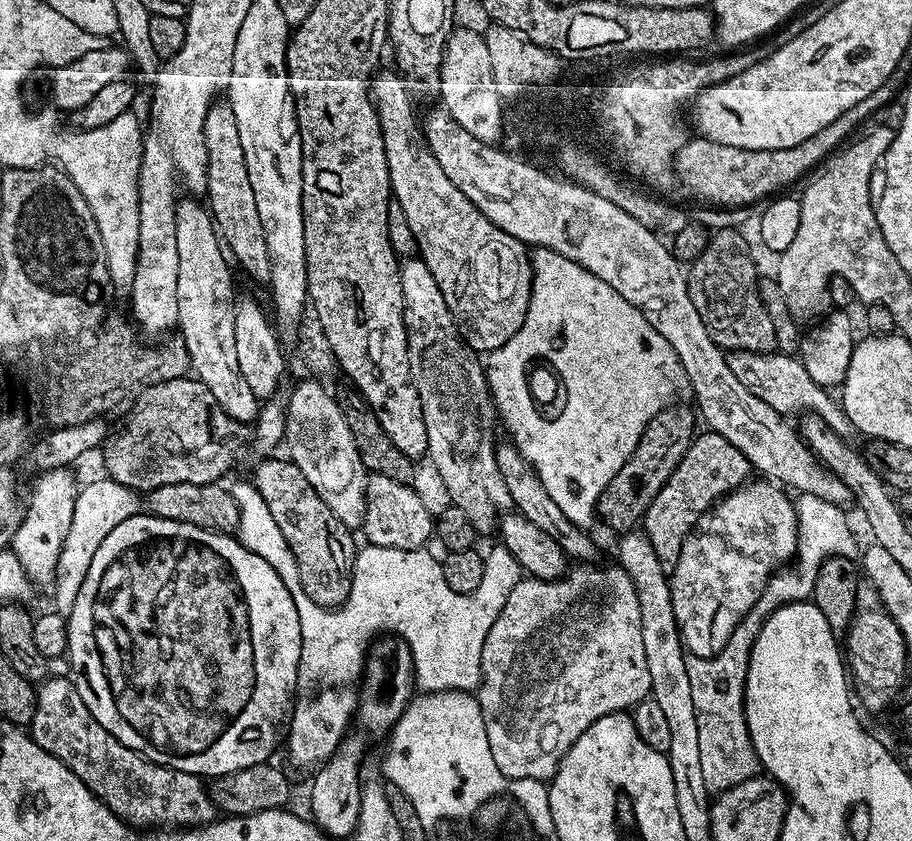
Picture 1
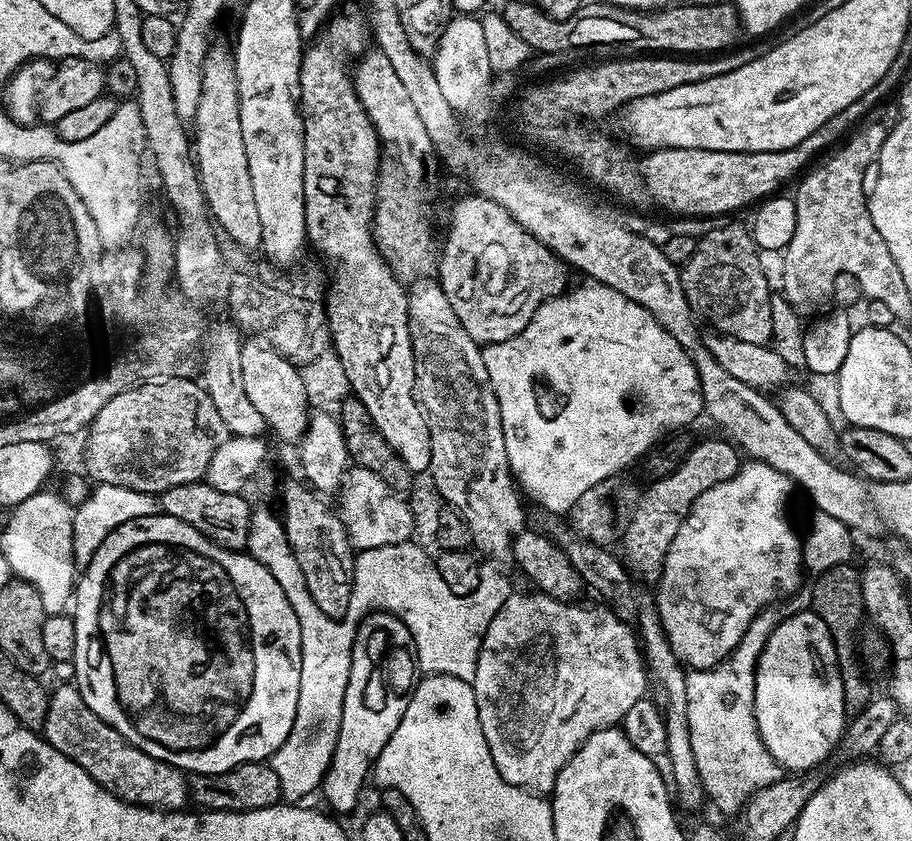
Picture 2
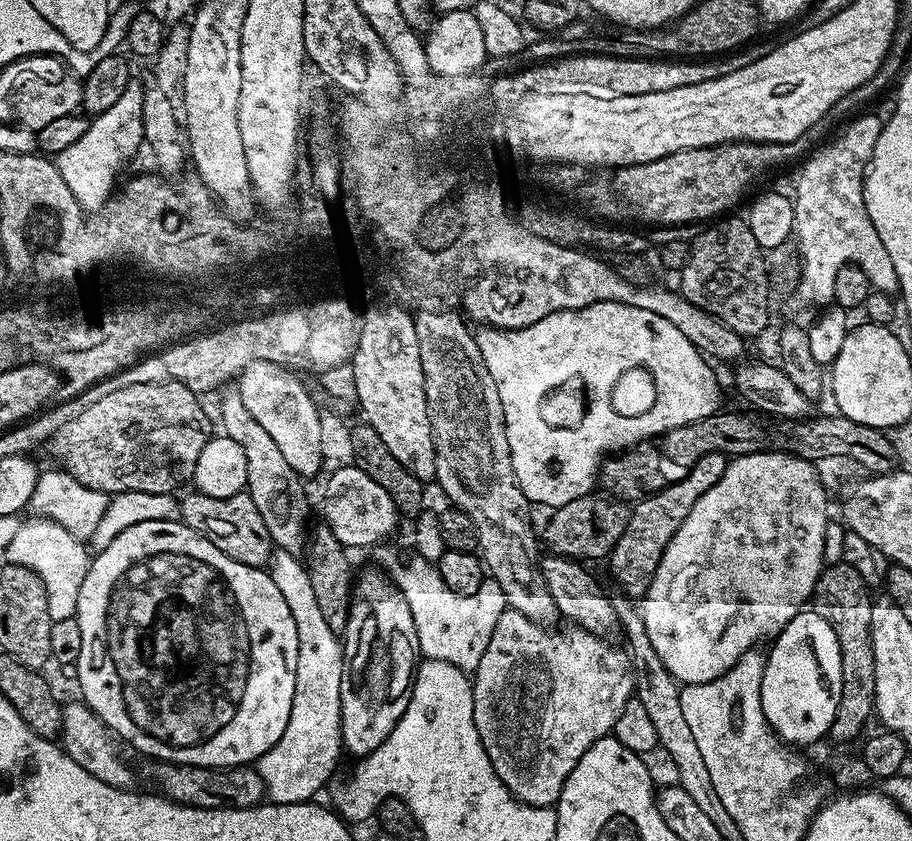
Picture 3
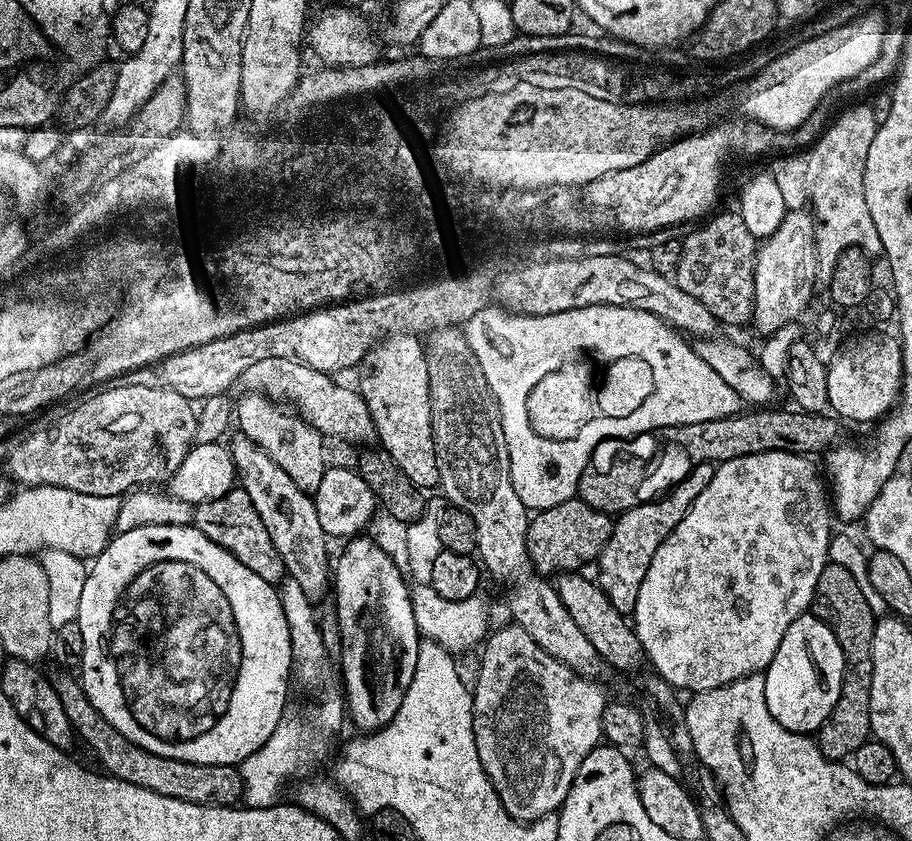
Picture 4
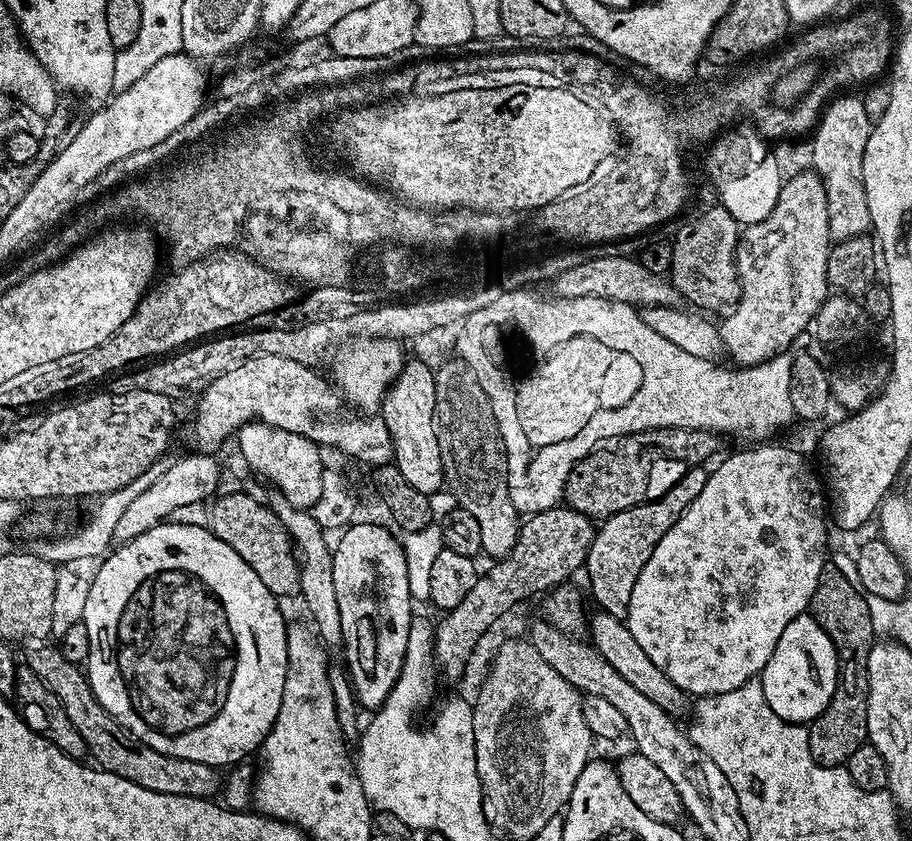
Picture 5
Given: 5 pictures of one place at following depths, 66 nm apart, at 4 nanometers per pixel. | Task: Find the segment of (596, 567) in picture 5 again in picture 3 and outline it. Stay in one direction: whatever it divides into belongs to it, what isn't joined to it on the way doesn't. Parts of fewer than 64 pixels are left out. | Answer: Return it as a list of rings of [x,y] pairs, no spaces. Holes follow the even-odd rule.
[[[722,452],[706,454],[698,458],[698,462],[692,467],[690,474],[686,474],[686,478],[667,484],[655,494],[645,496],[631,509],[626,530],[622,530],[622,538],[618,538],[610,557],[612,576],[620,587],[617,589],[623,595],[631,598],[633,602],[643,601],[670,538],[674,538],[678,526],[682,526],[694,502],[698,502],[698,498],[706,494],[706,490],[710,490],[710,486],[714,486],[718,478],[722,478],[722,474],[726,474],[728,461],[729,457]]]

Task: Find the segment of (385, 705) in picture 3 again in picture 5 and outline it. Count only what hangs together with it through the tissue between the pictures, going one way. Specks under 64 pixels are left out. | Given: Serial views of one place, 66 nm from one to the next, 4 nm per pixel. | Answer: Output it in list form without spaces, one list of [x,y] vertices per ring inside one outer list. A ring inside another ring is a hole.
[[[353,522],[339,533],[340,541],[335,541],[332,548],[332,573],[334,574],[334,595],[338,598],[338,618],[342,618],[342,638],[344,647],[342,654],[348,658],[348,670],[352,674],[352,688],[356,691],[356,700],[364,708],[380,709],[387,700],[387,696],[394,690],[395,683],[403,670],[403,660],[406,658],[407,639],[409,637],[410,622],[414,615],[414,601],[410,594],[410,582],[406,570],[406,554],[403,543],[398,539],[397,533],[391,527],[383,528],[380,524],[360,524]]]

